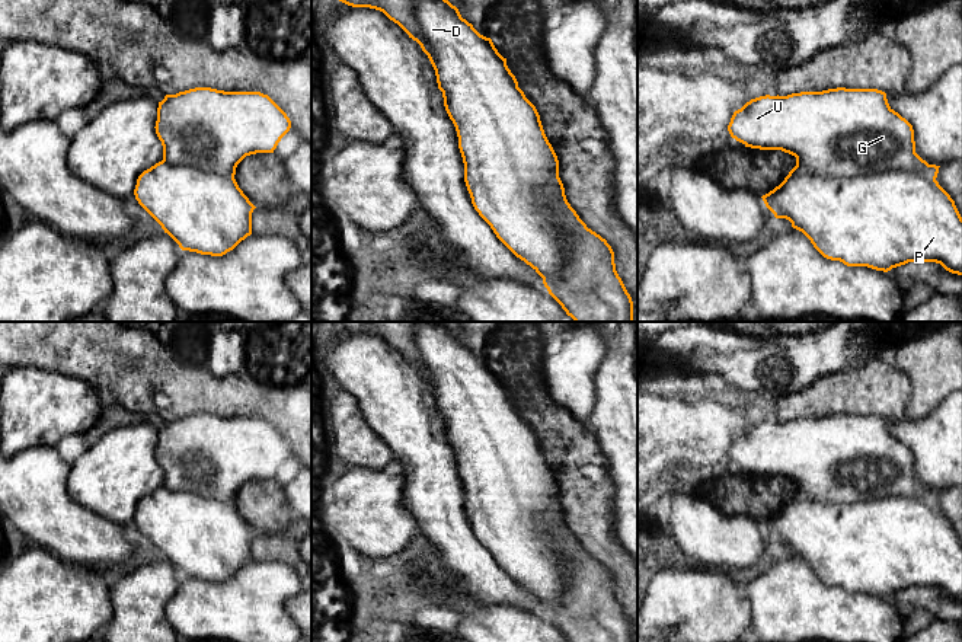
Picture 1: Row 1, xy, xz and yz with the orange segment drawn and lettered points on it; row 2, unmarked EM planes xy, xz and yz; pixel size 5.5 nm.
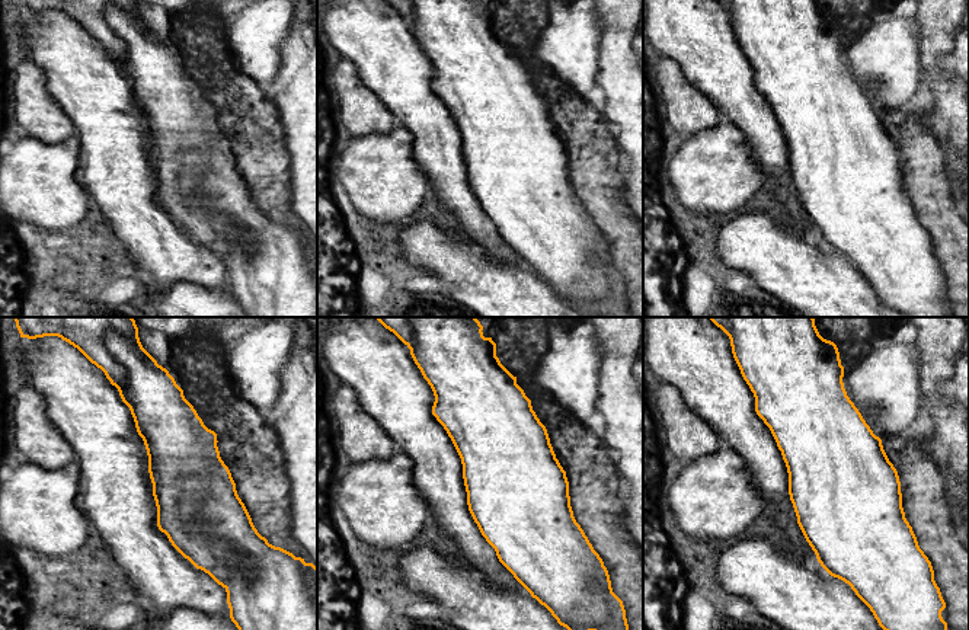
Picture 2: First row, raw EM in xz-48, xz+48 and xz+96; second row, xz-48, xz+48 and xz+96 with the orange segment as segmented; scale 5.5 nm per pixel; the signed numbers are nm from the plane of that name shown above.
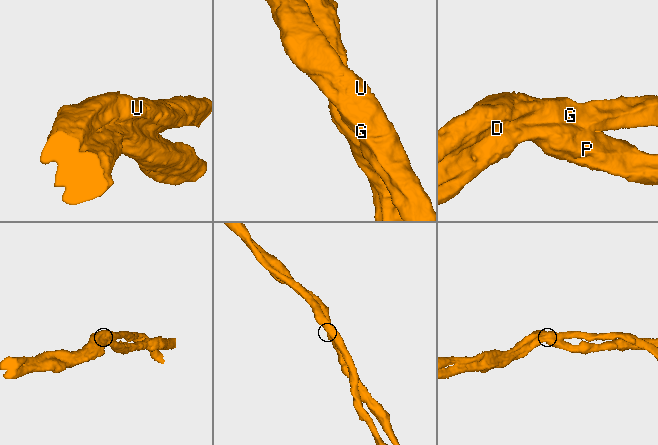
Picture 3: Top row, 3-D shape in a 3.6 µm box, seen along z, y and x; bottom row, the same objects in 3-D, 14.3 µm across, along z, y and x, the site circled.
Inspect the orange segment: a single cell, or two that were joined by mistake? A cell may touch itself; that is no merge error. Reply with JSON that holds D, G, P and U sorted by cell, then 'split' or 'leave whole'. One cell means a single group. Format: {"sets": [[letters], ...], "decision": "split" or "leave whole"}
{"sets": [["D", "P"], ["G", "U"]], "decision": "split"}

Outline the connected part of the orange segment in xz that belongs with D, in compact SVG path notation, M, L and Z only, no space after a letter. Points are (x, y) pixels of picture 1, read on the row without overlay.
M422 323L416 329L416 346L424 362L419 370L428 381L442 418L445 437L453 447L458 475L464 489L464 508L472 530L490 552L496 563L521 587L530 591L547 614L560 603L569 584L562 546L547 536L547 511L559 502L559 486L549 469L536 432L518 413L515 402L495 374L490 364L480 361L472 349L461 344L458 335L448 326Z

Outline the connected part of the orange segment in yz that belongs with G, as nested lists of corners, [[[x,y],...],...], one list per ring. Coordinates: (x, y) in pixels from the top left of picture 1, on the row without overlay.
[[[837,413],[760,422],[734,438],[728,457],[745,473],[782,476],[795,482],[796,492],[789,501],[799,498],[851,505],[899,495],[936,505],[940,494],[929,491],[915,479],[913,451],[889,432],[886,419],[878,415]]]

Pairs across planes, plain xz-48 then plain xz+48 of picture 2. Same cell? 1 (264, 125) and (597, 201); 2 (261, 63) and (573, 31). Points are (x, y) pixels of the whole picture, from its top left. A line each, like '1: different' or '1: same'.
1: same
2: same

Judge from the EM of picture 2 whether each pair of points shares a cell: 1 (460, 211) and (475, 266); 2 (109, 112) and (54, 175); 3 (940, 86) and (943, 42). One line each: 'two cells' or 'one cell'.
1: two cells
2: two cells
3: one cell

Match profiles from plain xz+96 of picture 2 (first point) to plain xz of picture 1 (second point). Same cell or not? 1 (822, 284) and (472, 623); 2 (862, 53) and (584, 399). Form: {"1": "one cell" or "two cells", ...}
{"1": "one cell", "2": "one cell"}

